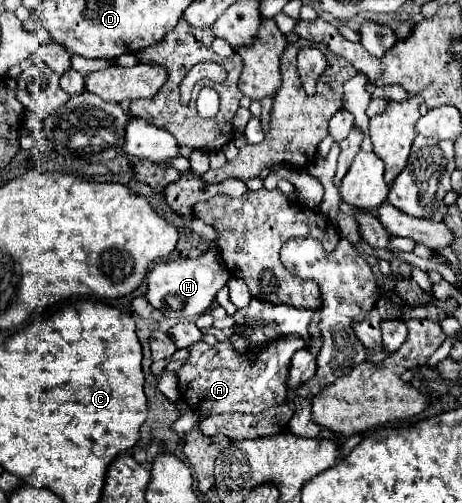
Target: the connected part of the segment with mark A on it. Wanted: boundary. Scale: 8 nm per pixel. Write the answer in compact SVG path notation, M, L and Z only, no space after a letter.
M205 328L201 332L203 332L203 338L189 348L189 356L177 372L181 400L187 402L193 412L197 412L201 416L219 414L219 412L251 412L251 414L257 414L269 406L283 404L287 400L289 386L285 386L285 378L289 378L289 374L287 374L289 372L289 358L293 358L293 354L297 350L307 348L309 342L291 334L289 338L279 338L277 342L269 342L269 346L265 346L265 350L257 350L257 354L245 354L243 356L243 354L237 354L237 350L233 350L231 336L223 336L223 330Z

